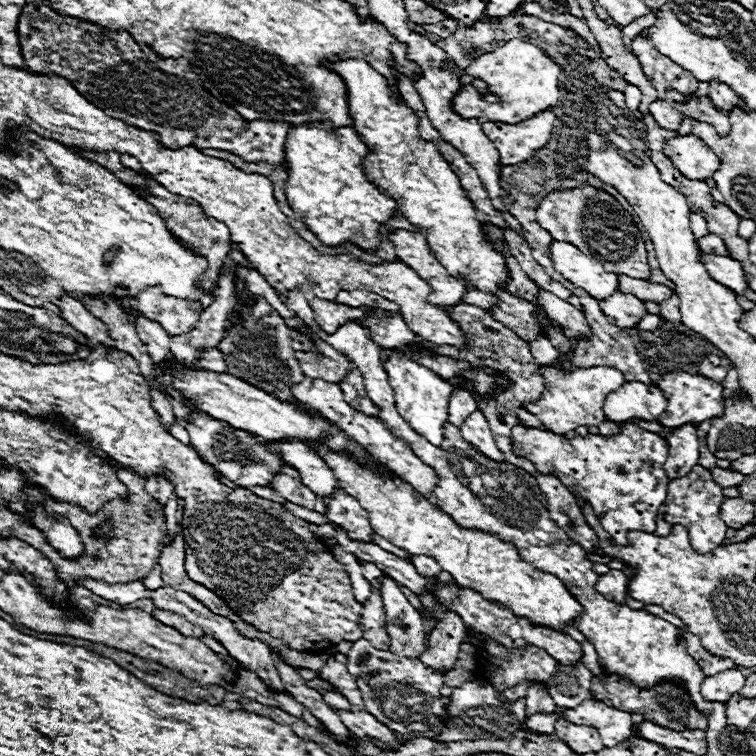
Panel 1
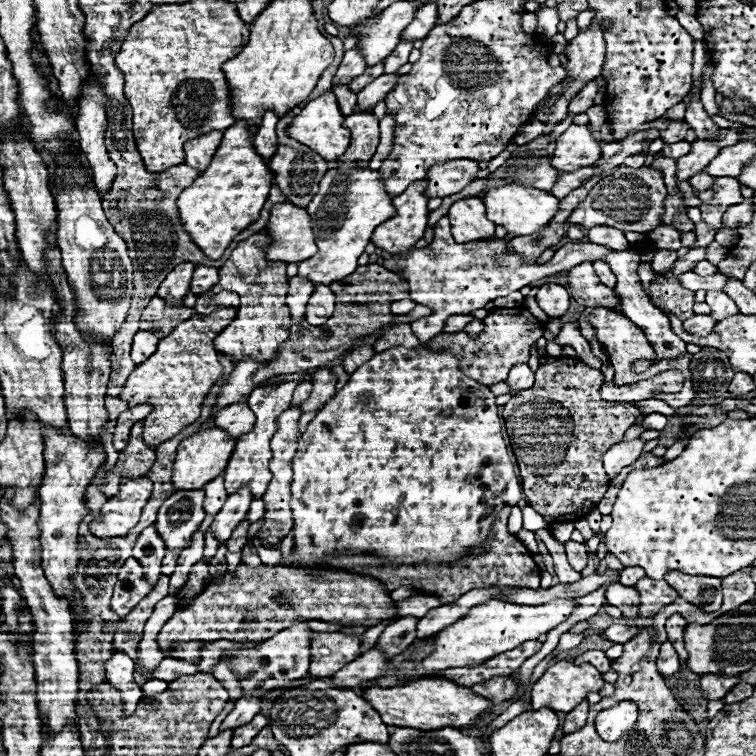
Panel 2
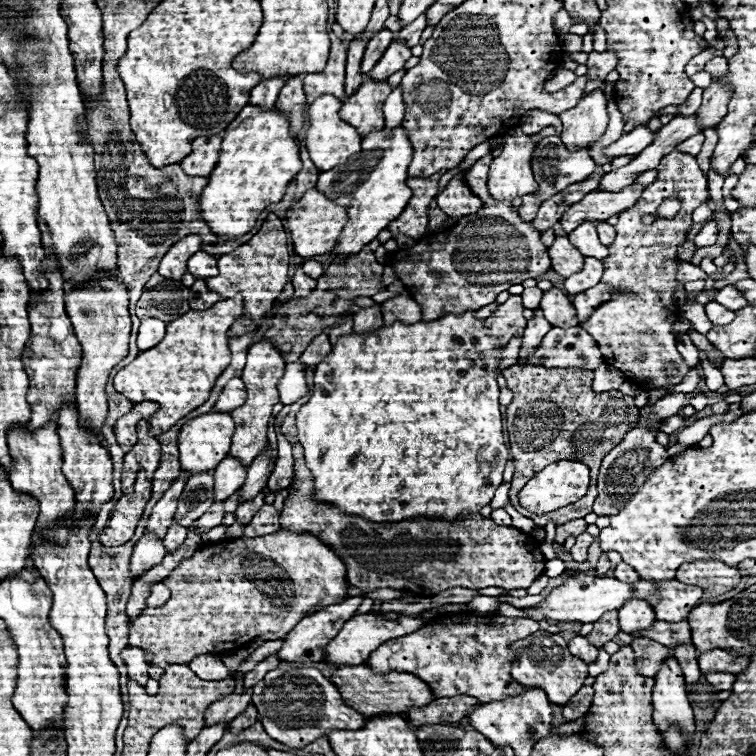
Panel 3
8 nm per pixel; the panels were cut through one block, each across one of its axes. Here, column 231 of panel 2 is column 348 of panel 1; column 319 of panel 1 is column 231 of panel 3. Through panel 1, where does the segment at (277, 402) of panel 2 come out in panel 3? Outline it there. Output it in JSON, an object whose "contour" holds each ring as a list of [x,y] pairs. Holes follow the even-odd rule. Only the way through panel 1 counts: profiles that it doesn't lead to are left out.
{"contour":[[[260,340],[256,344],[250,346],[248,356],[246,356],[246,366],[242,370],[242,380],[246,384],[246,402],[232,410],[232,418],[236,422],[236,432],[234,432],[234,442],[230,448],[230,454],[234,458],[244,460],[244,466],[248,466],[252,462],[252,458],[256,458],[256,454],[262,454],[264,446],[266,446],[266,432],[268,432],[268,422],[272,416],[272,406],[278,400],[278,380],[284,374],[284,358],[280,354],[280,350],[270,342],[270,340]]]}

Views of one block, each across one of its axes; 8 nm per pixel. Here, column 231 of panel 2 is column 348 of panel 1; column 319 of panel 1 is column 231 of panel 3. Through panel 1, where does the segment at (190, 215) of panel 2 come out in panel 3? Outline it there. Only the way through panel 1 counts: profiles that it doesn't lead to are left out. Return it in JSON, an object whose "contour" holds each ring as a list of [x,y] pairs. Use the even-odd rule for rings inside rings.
{"contour":[[[246,106],[224,130],[216,170],[212,170],[212,176],[208,178],[210,182],[200,194],[200,210],[204,210],[204,220],[208,222],[208,226],[212,226],[214,234],[224,234],[224,238],[238,238],[240,234],[250,232],[258,220],[258,214],[270,204],[282,200],[286,186],[296,178],[300,170],[302,170],[300,148],[298,140],[290,132],[290,122],[286,114],[278,112],[276,108],[262,110],[260,106]]]}

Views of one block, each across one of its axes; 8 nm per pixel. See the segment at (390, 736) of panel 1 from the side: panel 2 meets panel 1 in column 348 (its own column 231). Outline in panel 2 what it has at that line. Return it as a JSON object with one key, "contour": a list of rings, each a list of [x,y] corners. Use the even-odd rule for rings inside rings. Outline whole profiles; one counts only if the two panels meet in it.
{"contour":[[[244,696],[234,704],[234,710],[224,718],[220,732],[222,730],[234,730],[240,728],[244,724],[248,724],[256,714],[260,712],[260,700],[252,698],[252,696]]]}

